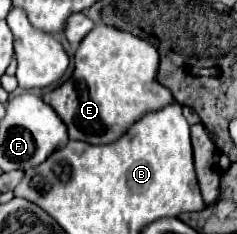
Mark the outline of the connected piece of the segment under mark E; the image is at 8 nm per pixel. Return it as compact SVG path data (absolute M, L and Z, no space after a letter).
M100 23L80 41L80 47L74 51L72 77L68 81L64 81L60 87L56 87L54 91L42 95L42 101L52 105L56 115L60 115L60 119L64 121L64 125L68 129L70 139L86 141L86 143L92 143L92 145L112 143L136 119L140 119L140 115L144 115L148 111L154 111L154 109L160 109L160 107L174 101L170 91L156 81L158 61L160 61L160 55L156 51L156 47L152 47L148 41L136 39L134 35L128 35L120 29L114 29L114 27L108 27L108 25Z

